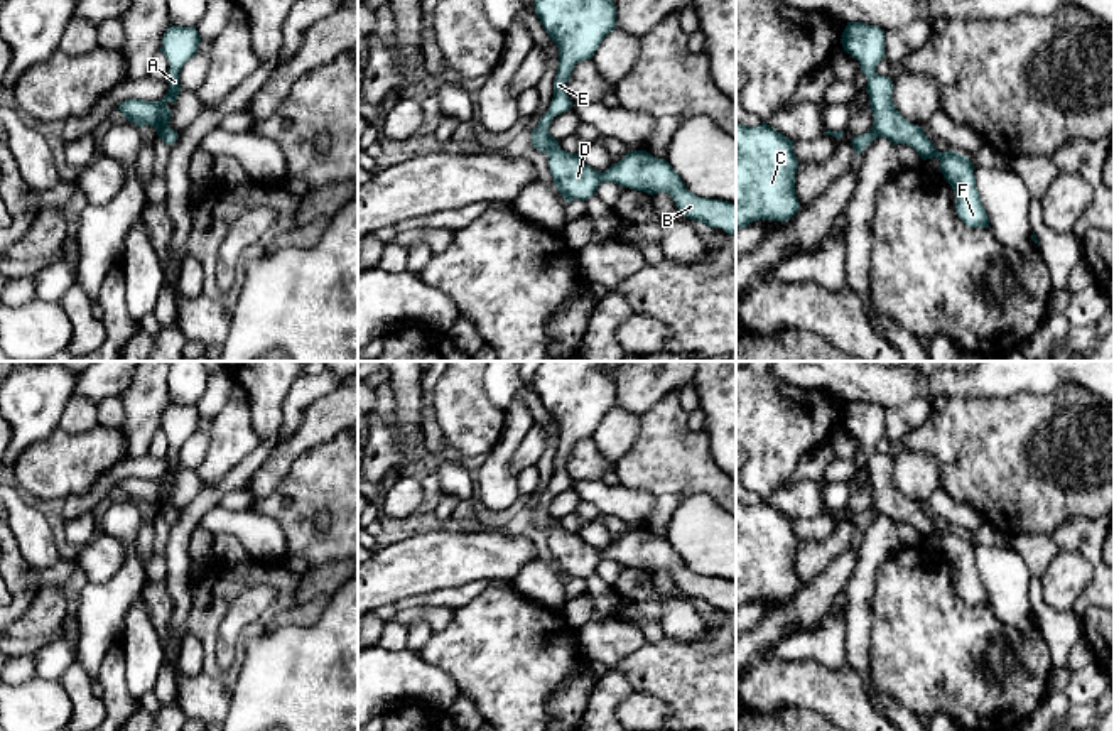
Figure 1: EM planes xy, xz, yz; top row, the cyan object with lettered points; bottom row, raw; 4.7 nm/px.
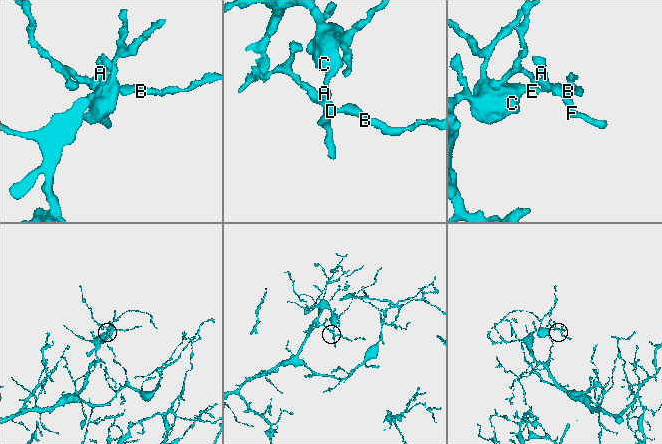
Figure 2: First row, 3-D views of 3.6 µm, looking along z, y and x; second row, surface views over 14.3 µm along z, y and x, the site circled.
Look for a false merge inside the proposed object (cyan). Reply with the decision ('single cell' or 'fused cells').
single cell

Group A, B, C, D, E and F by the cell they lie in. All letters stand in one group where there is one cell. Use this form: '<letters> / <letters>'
A B C D E F

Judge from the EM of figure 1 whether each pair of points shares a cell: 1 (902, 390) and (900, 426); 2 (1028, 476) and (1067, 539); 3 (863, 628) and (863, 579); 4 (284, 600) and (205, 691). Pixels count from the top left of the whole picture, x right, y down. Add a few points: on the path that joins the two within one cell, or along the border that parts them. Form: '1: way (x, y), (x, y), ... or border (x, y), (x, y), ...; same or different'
1: border (930, 400), (912, 397), (900, 406), (885, 409); different
2: border (1096, 517), (1069, 519), (1052, 536); different
3: way (861, 617), (861, 591); same
4: way (254, 576), (243, 576), (208, 613), (210, 650); same

